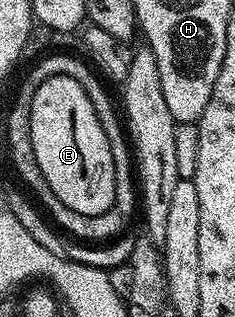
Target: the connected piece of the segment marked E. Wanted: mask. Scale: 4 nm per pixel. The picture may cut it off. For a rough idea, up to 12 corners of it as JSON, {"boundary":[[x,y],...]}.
{"boundary":[[72,76],[32,96],[40,172],[86,216],[115,209],[110,141]]}

